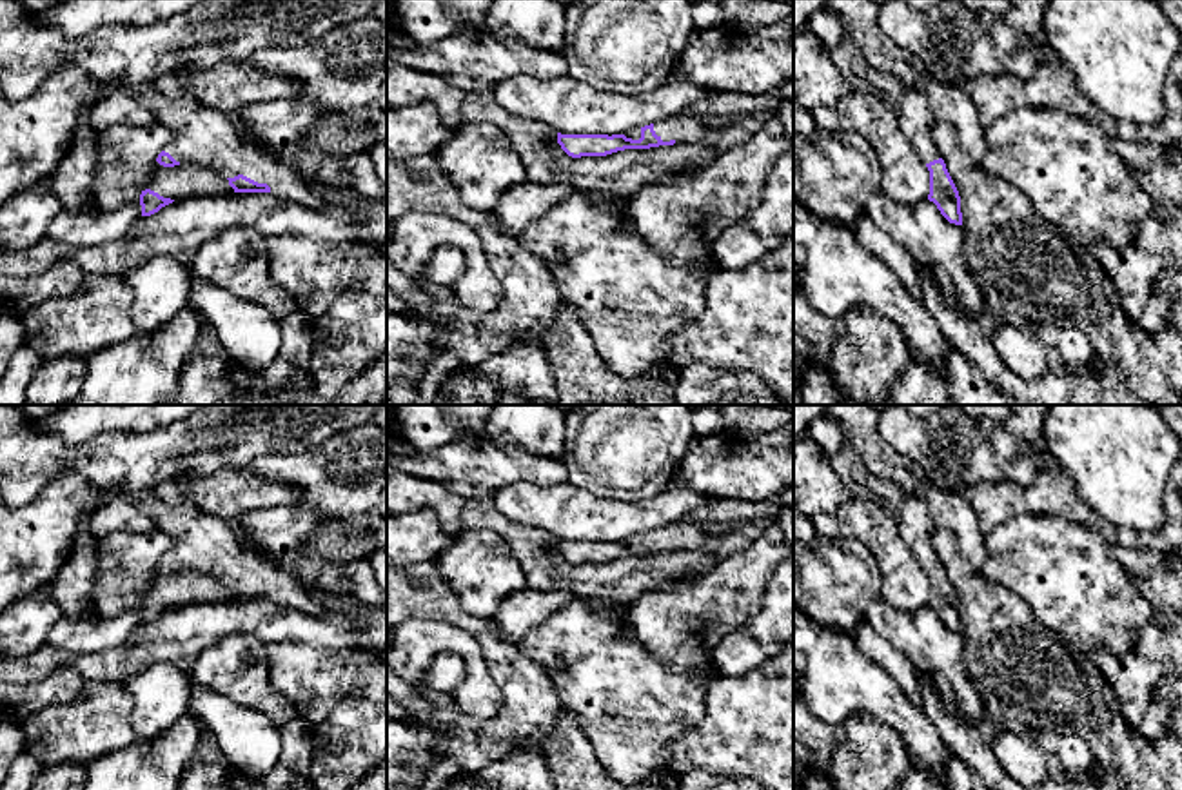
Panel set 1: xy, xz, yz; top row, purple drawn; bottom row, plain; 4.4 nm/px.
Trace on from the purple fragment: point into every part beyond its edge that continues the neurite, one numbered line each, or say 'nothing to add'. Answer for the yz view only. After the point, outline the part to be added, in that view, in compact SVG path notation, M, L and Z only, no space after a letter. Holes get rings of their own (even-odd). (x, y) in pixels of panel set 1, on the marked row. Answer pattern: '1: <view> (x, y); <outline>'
1: yz (916, 117); M904 89L902 96L895 102L895 109L904 136L913 143L924 163L942 158L931 140L937 116L930 102L921 93Z

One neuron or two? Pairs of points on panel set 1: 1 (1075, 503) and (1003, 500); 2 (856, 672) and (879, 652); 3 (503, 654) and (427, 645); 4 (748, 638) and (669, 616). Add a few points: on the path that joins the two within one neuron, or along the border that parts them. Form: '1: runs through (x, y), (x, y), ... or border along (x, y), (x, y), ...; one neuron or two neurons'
1: runs through (1057, 500), (1021, 500); one neuron
2: border along (850, 634), (856, 645), (901, 689); two neurons
3: border along (451, 623), (476, 641), (489, 676), (502, 691); two neurons
4: border along (761, 603), (714, 651), (714, 672); two neurons

